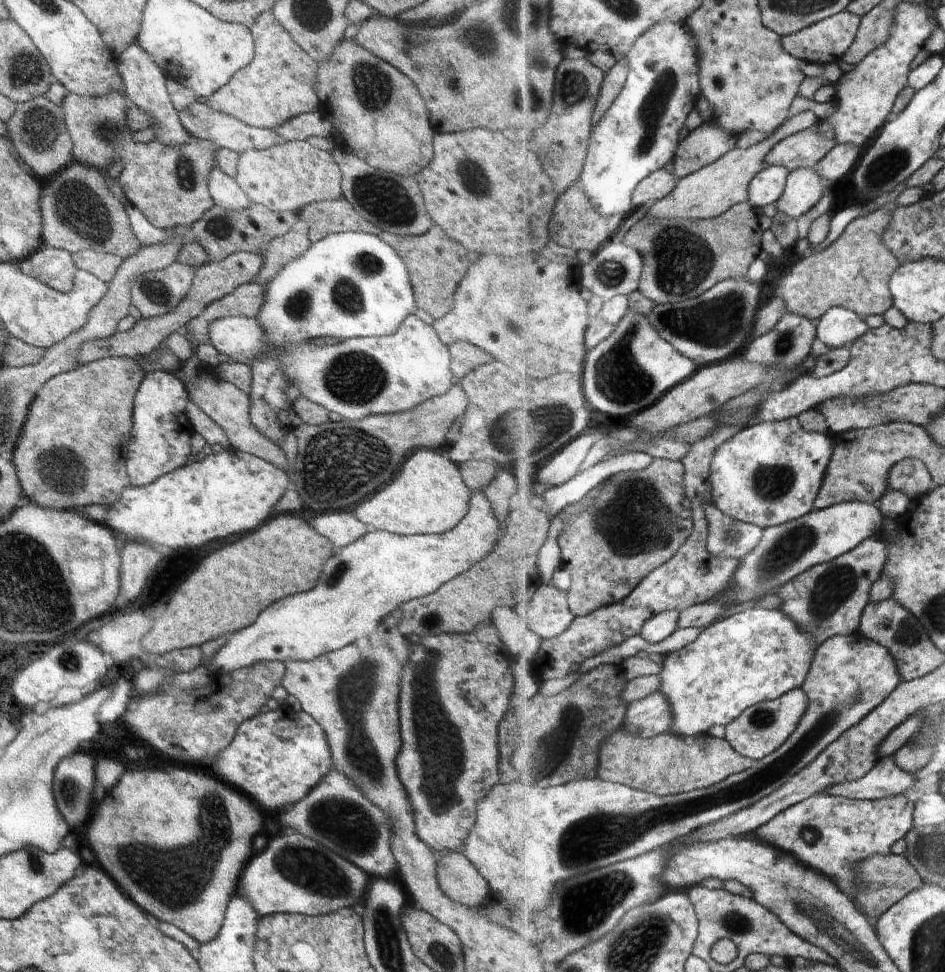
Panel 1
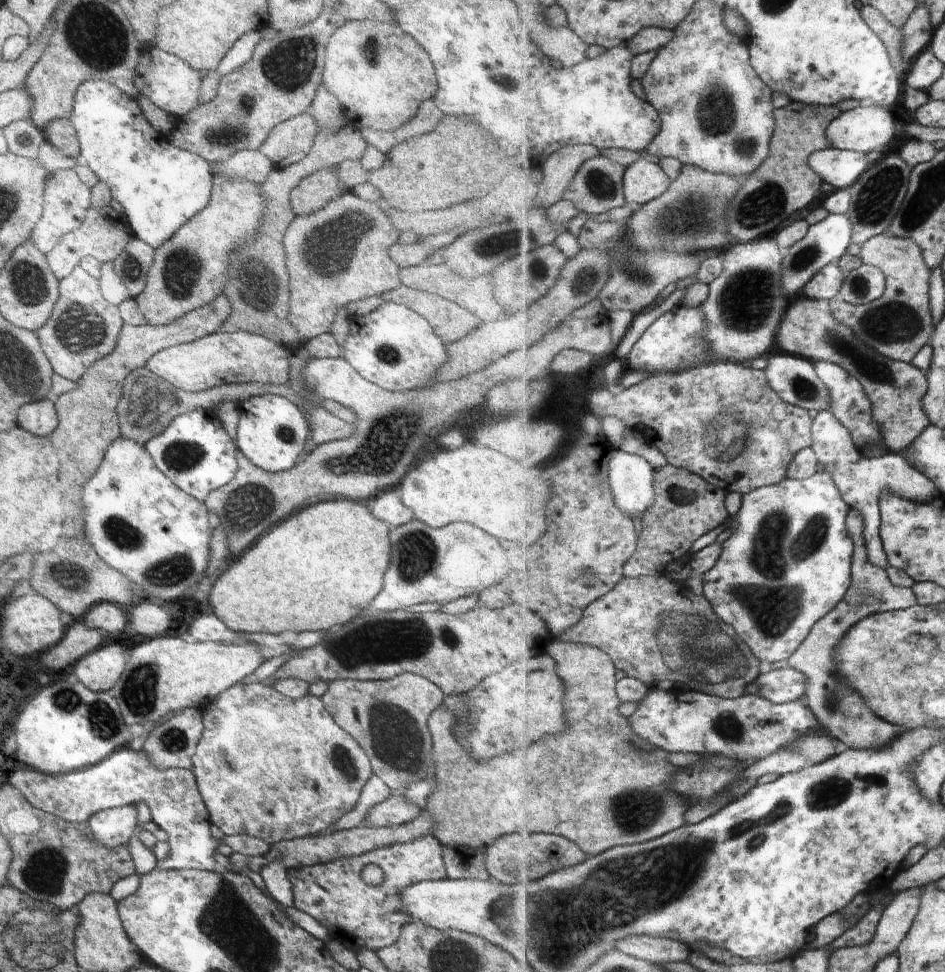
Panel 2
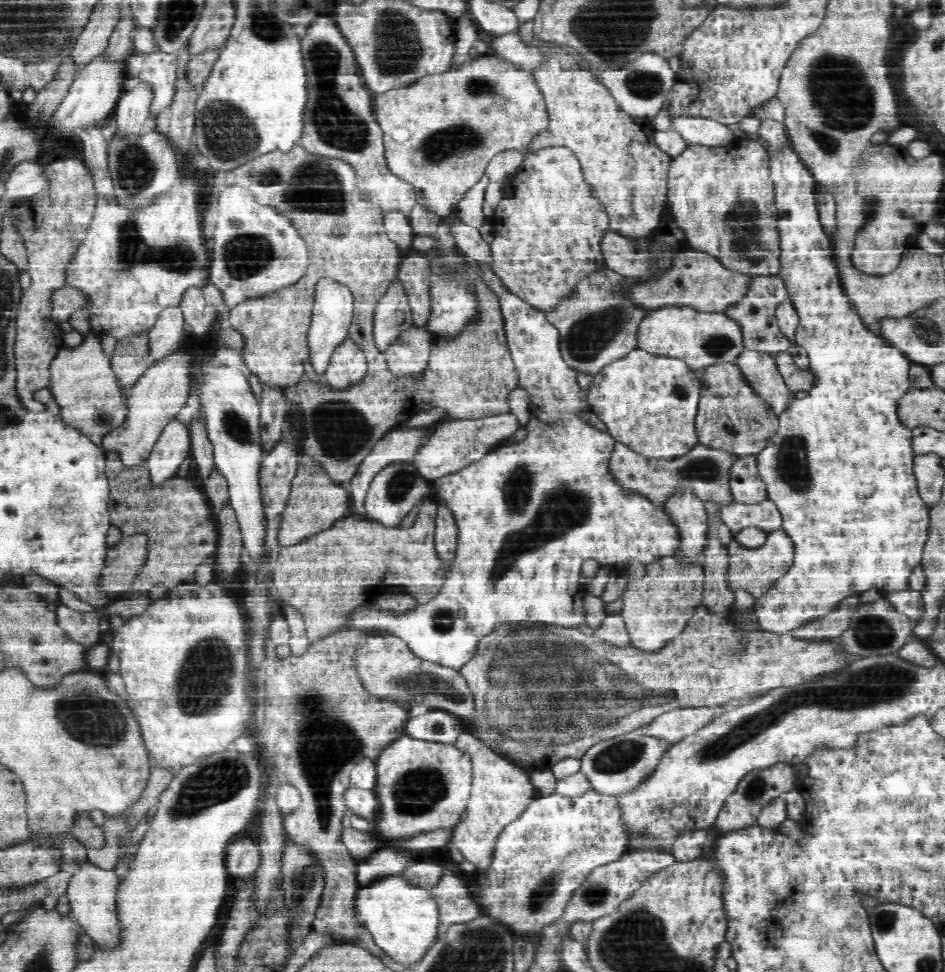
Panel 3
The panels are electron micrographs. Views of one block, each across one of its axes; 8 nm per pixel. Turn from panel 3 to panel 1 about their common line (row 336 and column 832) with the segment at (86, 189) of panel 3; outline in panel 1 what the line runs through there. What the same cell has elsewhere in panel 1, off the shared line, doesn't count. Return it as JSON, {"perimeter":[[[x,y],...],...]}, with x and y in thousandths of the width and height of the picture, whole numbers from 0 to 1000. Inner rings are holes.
{"perimeter":[[[891,11],[885,16],[869,21],[866,25],[853,28],[842,35],[830,36],[832,51],[842,60],[863,66],[883,66],[889,64],[898,53],[911,33],[913,17],[898,11]]]}

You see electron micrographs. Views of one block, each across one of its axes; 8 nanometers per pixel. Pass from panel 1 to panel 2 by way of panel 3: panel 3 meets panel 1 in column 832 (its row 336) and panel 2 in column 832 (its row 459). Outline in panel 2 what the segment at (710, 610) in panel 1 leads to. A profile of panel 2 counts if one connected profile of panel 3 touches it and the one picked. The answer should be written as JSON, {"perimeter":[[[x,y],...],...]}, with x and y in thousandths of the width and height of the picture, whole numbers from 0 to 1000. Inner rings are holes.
{"perimeter":[[[873,484],[861,488],[860,491],[852,493],[834,493],[828,498],[810,500],[804,504],[798,504],[792,508],[786,508],[786,520],[779,530],[778,546],[768,556],[766,560],[766,570],[762,578],[751,588],[745,592],[745,611],[754,620],[760,632],[771,640],[784,652],[785,656],[796,666],[796,669],[802,674],[802,677],[810,682],[810,686],[817,681],[835,680],[844,668],[852,663],[853,656],[857,654],[861,644],[866,642],[873,634],[880,631],[891,617],[895,615],[899,604],[903,602],[903,580],[904,570],[907,569],[906,560],[904,560],[903,550],[899,549],[898,533],[903,523],[894,514],[894,509],[887,502],[885,494],[880,488]]]}

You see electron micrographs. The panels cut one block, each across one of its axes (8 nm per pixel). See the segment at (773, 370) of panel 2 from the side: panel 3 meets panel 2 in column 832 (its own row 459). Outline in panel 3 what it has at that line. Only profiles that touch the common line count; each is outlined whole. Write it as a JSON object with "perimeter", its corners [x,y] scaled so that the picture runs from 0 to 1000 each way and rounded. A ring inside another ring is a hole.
{"perimeter":[[[425,472],[411,475],[408,479],[404,479],[404,484],[396,488],[388,503],[386,522],[390,529],[389,533],[406,541],[423,541],[423,537],[434,524],[451,510],[452,497],[453,494],[442,486],[436,474]]]}

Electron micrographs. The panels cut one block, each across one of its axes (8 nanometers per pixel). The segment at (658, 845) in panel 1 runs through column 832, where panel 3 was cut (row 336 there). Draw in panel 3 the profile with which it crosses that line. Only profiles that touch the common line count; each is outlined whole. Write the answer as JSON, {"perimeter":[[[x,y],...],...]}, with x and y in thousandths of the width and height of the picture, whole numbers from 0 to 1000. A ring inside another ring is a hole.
{"perimeter":[[[726,315],[691,318],[675,338],[674,356],[690,364],[724,368],[734,381],[760,373],[779,372],[789,360],[787,340],[783,331],[770,323],[742,322]]]}

